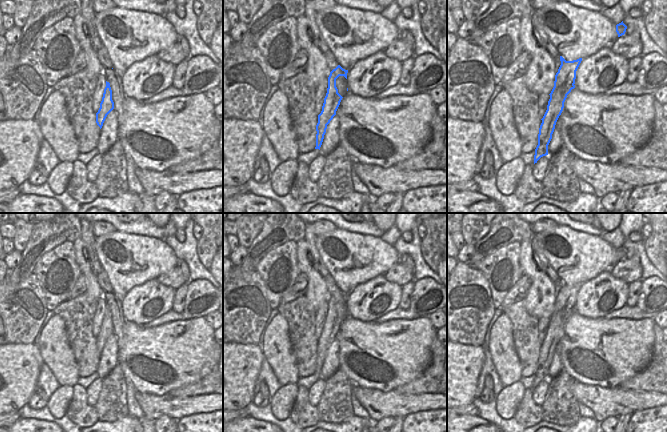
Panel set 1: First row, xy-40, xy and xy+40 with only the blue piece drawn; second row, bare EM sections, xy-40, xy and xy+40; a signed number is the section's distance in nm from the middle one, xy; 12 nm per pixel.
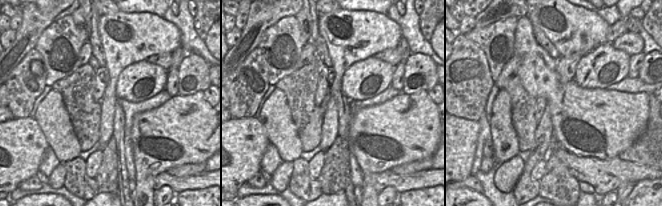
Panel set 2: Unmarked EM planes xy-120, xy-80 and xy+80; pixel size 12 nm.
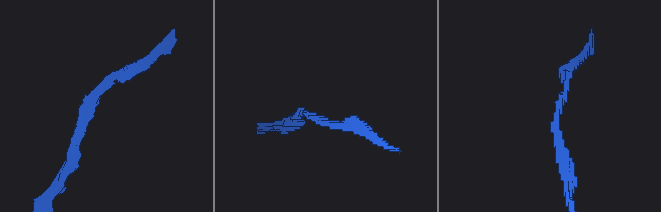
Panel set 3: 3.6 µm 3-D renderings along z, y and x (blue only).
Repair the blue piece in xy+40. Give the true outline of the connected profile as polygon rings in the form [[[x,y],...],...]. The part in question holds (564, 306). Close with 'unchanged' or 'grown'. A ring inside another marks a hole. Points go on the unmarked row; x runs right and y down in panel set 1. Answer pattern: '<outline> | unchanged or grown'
[[[560,280],[561,289],[555,299],[554,311],[551,315],[547,334],[539,352],[538,369],[535,373],[534,388],[548,379],[548,369],[552,363],[556,346],[561,339],[567,319],[575,312],[576,295],[582,282],[566,285]]] | unchanged

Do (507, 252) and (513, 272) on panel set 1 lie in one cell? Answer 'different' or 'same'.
same

